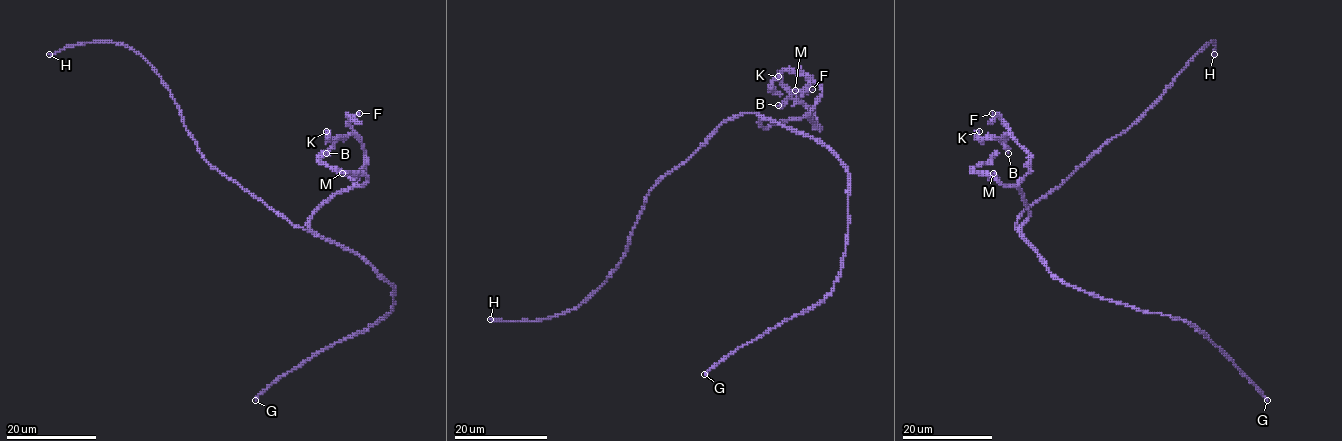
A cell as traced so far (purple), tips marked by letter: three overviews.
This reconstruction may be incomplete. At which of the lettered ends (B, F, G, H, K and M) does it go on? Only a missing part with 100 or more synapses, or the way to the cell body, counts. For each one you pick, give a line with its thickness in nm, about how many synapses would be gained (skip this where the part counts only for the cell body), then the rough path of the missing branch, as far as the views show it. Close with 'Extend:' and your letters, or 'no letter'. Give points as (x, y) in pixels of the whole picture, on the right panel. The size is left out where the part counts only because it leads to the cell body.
H: Thickness 180 nm. Roughly 170 synapses. Course of what is missing: (1214, 54), (1057, 246), (1028, 297), (1041, 311), (1064, 264), (1000, 222), (1027, 209), (1037, 228)
Extend: H

